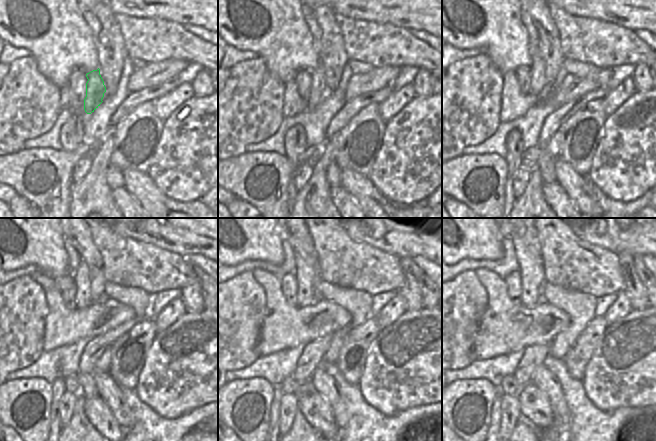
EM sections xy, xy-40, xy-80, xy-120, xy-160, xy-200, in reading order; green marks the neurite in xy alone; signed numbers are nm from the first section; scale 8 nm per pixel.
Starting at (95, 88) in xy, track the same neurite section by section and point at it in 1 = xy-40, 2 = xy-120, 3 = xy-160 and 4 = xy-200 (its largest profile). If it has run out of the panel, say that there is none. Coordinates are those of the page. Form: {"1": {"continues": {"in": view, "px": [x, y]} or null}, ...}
{"1": {"continues": {"in": "xy-40", "px": [319, 88]}}, "2": {"continues": {"in": "xy-120", "px": [81, 276]}}, "3": {"continues": {"in": "xy-160", "px": [305, 273]}}, "4": {"continues": {"in": "xy-200", "px": [527, 246]}}}

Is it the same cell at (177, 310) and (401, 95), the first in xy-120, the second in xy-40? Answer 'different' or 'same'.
same

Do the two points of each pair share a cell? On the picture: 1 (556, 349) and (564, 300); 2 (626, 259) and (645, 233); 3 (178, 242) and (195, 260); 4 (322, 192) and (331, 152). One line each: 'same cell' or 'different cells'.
1: same cell
2: different cells
3: different cells
4: same cell

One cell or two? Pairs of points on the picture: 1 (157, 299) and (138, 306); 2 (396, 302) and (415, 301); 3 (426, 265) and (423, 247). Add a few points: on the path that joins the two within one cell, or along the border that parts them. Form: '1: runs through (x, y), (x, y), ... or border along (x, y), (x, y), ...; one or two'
1: border along (150, 294), (147, 300), (145, 317); two
2: border along (399, 290), (408, 309); two
3: border along (411, 257), (426, 256), (431, 260); two

